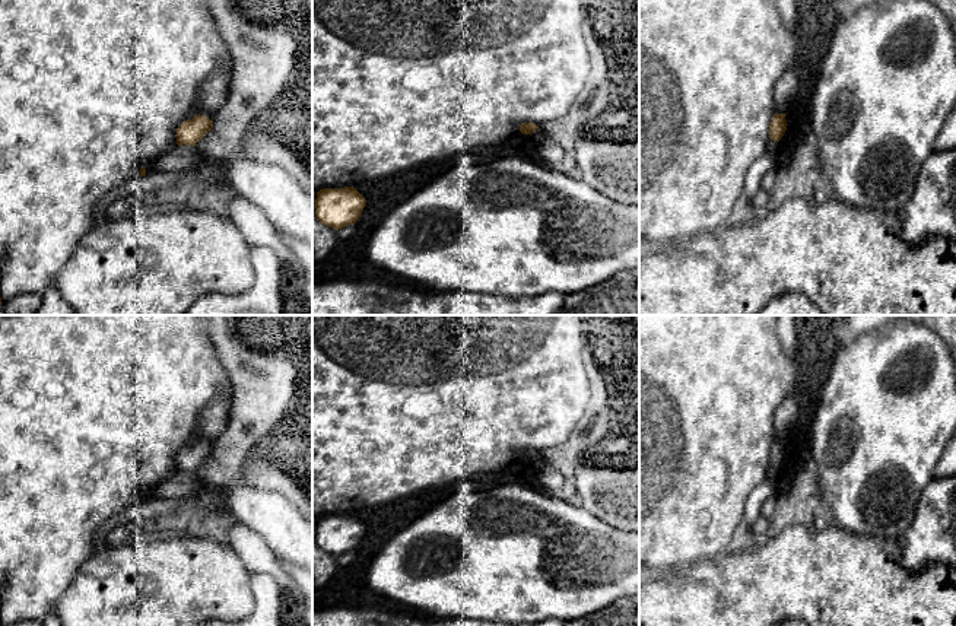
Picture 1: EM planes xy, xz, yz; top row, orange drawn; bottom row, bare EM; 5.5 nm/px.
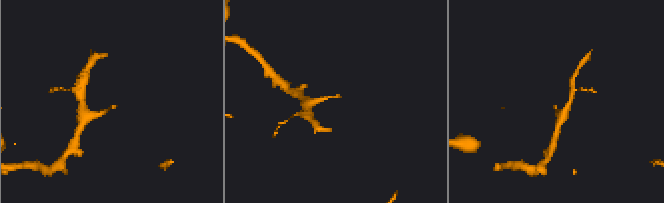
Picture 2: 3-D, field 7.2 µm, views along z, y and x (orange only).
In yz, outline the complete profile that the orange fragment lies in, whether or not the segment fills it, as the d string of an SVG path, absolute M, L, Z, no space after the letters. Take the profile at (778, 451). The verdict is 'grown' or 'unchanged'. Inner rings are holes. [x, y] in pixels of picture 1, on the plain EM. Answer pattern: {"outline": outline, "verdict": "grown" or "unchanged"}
{"outline": "M774 441L769 452L769 464L774 468L779 468L787 457L785 441Z", "verdict": "unchanged"}

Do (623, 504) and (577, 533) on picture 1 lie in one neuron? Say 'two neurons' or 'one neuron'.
two neurons

